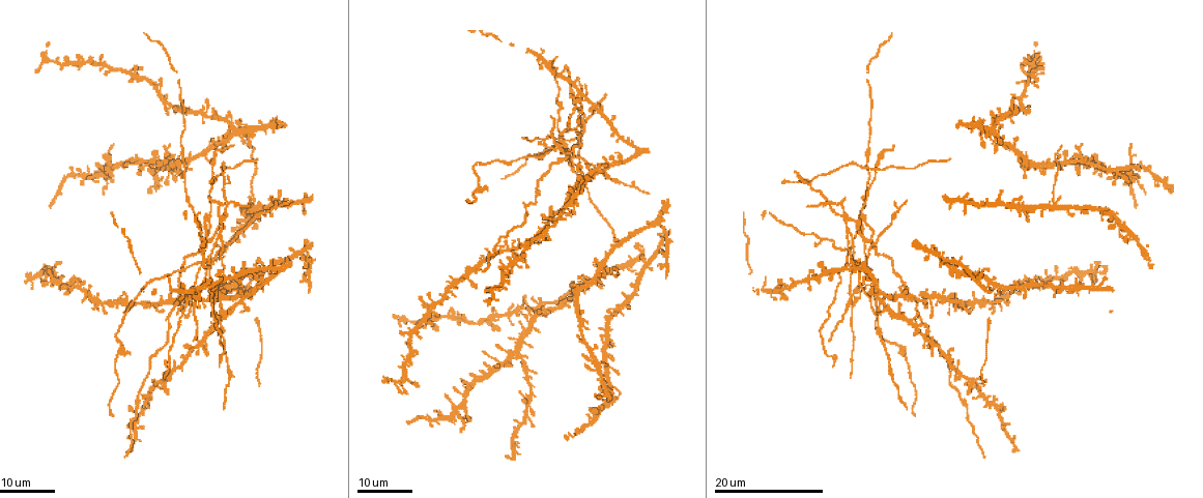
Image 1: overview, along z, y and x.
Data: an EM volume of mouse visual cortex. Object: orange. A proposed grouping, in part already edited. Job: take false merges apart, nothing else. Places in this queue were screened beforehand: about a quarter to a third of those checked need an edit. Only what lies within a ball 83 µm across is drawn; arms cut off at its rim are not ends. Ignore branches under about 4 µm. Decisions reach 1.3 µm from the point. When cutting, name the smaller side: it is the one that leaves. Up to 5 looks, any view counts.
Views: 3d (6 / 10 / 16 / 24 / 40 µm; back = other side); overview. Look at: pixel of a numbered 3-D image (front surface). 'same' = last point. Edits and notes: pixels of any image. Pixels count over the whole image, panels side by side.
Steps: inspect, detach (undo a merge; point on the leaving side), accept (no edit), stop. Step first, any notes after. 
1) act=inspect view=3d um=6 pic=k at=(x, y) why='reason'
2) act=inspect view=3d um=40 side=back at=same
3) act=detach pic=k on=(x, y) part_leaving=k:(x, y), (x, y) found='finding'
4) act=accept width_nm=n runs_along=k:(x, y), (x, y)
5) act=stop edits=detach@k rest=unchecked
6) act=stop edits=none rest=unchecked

act=inspect view=3d um=24 pic=1 at=(231, 132) why='thin arm on a thick one'

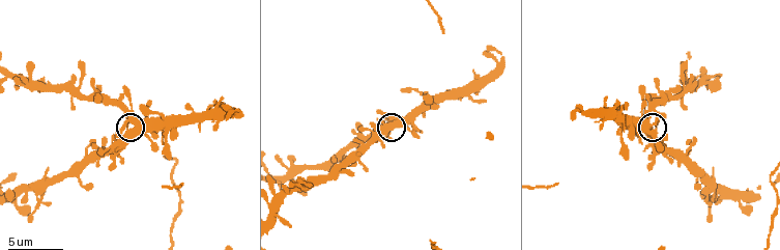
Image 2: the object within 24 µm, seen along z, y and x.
act=inspect view=3d um=10 pic=2 at=(127, 131)

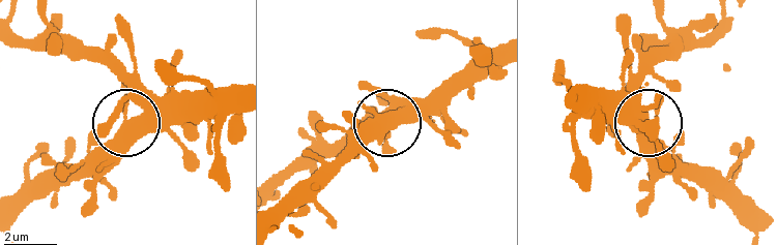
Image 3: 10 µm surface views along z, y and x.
act=accept arms=3 found='one cell here'

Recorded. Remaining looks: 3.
act=inspect view=3d um=16 pic=1 at=(982, 395)

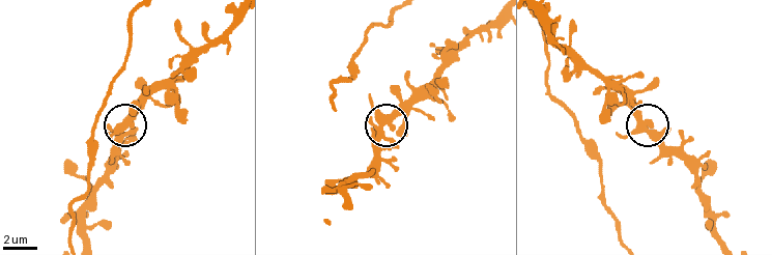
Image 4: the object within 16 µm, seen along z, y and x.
act=inspect view=3d um=6 pic=4 at=(130, 121)

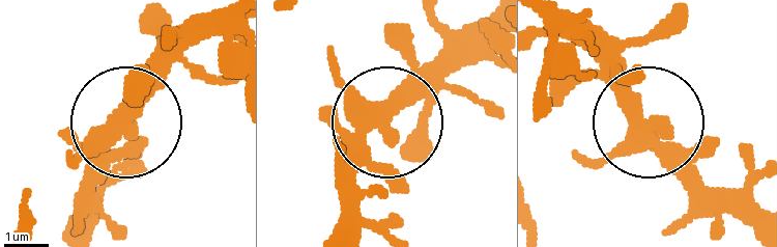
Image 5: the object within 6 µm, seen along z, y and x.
act=accept side_arm_um=14 found='continuous, no second cell'

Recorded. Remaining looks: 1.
act=stop edits=none rest=unchecked

